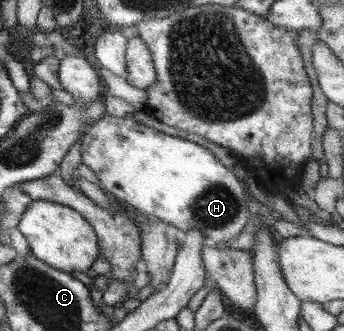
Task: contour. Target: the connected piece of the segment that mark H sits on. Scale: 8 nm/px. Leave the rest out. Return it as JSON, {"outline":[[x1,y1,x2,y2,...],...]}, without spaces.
{"outline":[[107,112,87,128,80,142,81,162,96,173,103,187,111,194,144,216,176,227,182,234,190,229,203,229,205,246,229,247,228,243,238,237,253,215,247,205,245,183,220,163,213,153,195,142,165,134,138,123,131,116,119,117]]}

